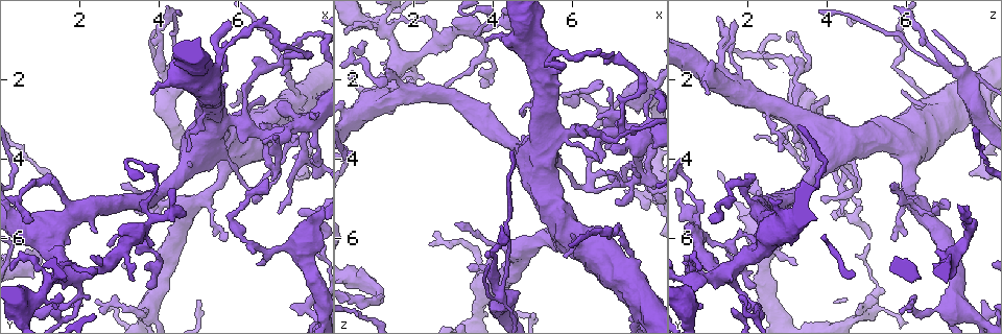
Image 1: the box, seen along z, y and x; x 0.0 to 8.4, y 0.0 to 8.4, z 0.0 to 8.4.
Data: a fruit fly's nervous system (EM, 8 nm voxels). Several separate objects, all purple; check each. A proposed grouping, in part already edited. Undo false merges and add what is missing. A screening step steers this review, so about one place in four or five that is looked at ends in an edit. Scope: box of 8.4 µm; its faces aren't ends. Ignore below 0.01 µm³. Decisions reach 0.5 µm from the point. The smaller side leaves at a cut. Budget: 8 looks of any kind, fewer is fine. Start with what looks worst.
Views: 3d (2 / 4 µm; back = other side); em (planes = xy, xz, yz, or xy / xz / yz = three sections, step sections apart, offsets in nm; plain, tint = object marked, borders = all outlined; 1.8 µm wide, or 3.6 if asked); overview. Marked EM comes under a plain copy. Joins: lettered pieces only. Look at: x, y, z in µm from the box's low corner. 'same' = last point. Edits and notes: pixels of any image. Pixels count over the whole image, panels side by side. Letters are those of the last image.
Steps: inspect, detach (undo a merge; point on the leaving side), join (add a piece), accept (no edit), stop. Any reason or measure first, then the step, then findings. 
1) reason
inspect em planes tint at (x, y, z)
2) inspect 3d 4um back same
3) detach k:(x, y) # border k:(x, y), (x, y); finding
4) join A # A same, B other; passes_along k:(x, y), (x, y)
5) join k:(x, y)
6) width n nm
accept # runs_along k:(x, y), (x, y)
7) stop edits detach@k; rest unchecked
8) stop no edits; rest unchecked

branch point
inspect em planes borders at (7.65, 4.00, 4.15)

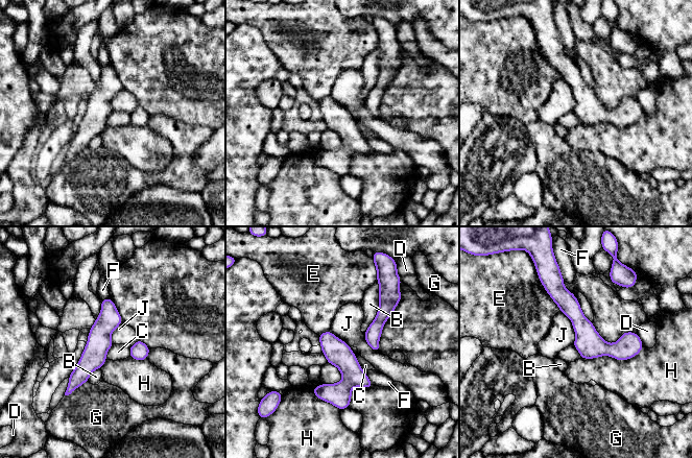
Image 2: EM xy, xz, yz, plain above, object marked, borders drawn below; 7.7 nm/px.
accept # B other, C other, D other, E other, F other, G other, H other, J other; border 2:(559, 310), (571, 322), (573, 344); continuous, no second neuron

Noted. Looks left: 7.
branch stops here
inspect em yz step 4 borders at (7.35, 7.70, 4.75)

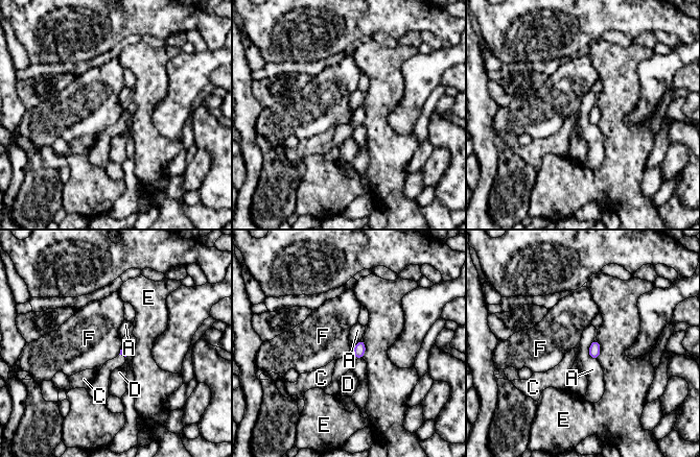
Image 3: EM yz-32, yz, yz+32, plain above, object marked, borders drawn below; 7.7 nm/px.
inspect em planes borders same

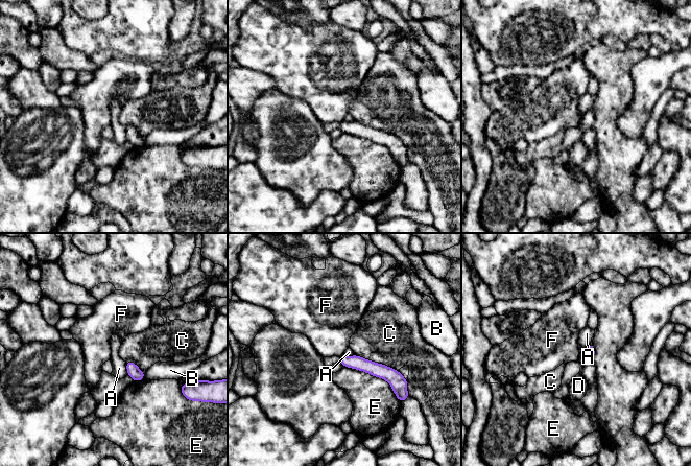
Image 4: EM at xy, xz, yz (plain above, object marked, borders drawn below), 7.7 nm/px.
accept # A other, B other, C other, D other, E other, F other; none of them fits

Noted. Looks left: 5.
inspect 3d 4um at (6.05, 3.05, 3.30)

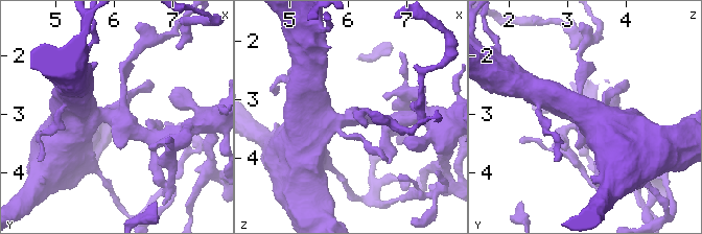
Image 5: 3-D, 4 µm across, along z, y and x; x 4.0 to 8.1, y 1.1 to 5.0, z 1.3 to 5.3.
now the EM
inspect em 3.6um planes borders at (6.05, 3.10, 3.30)

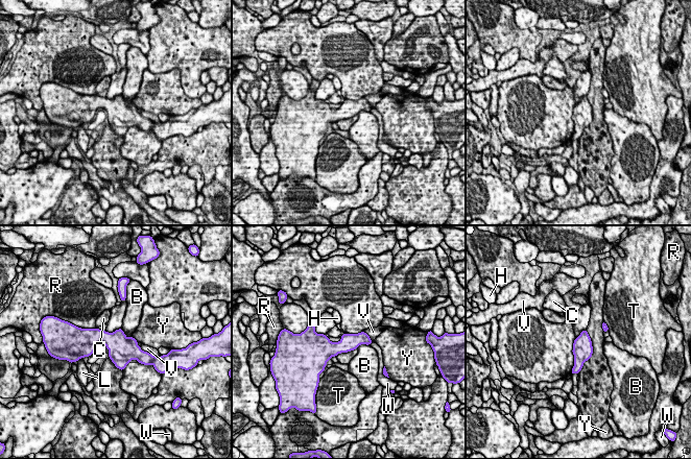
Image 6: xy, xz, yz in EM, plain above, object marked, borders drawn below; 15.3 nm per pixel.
width 260 nm
accept # B other, C other, H other, L other, R other, T other, V other, W other, Y other; border 6:(121, 329), (127, 337), (132, 337); all the same neuron

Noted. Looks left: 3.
three arms meet
inspect 3d 4um at (5.90, 3.95, 6.10)

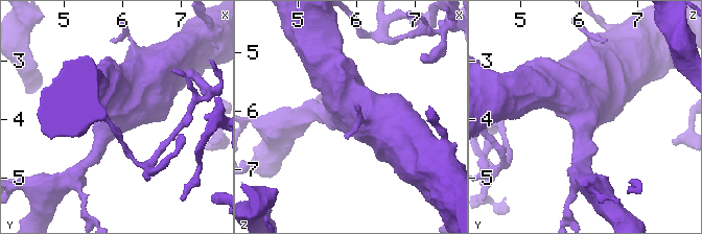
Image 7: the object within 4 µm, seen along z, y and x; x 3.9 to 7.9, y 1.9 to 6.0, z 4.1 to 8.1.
inspect em 3.6um yz step 4 tint at (5.85, 3.95, 6.10)

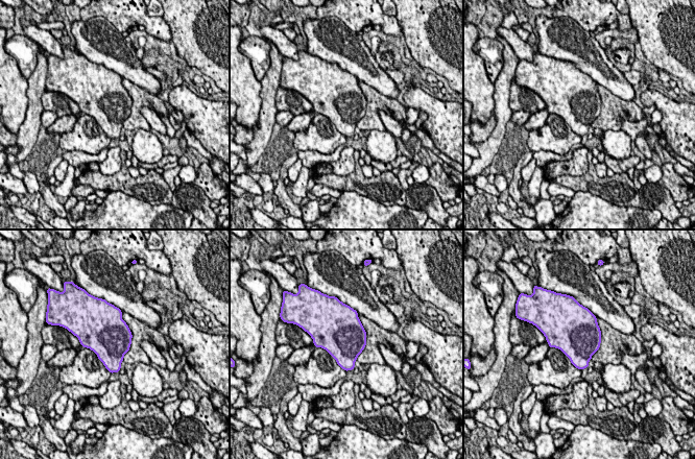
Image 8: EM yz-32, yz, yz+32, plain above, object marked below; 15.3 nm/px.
cut it another way
inspect em 3.6um planes borders same

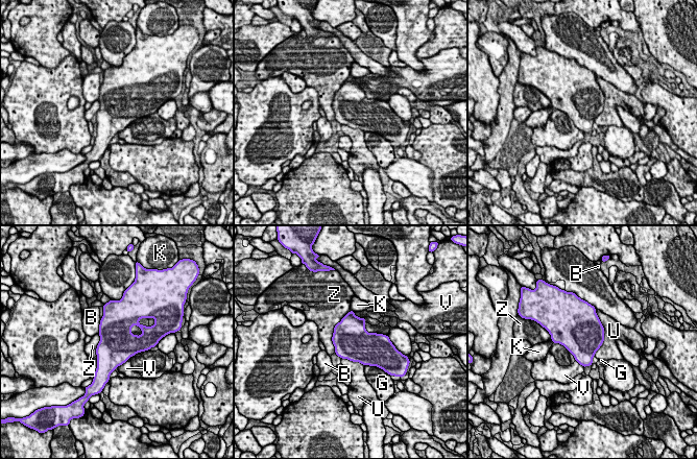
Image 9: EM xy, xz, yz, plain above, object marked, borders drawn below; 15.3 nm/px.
accept # B other, G other, K other, U other, V other, Z other; border 9:(596, 309), (604, 340), (594, 355); continuous, no second neuron

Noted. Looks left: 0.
stop no edits; rest unchecked

